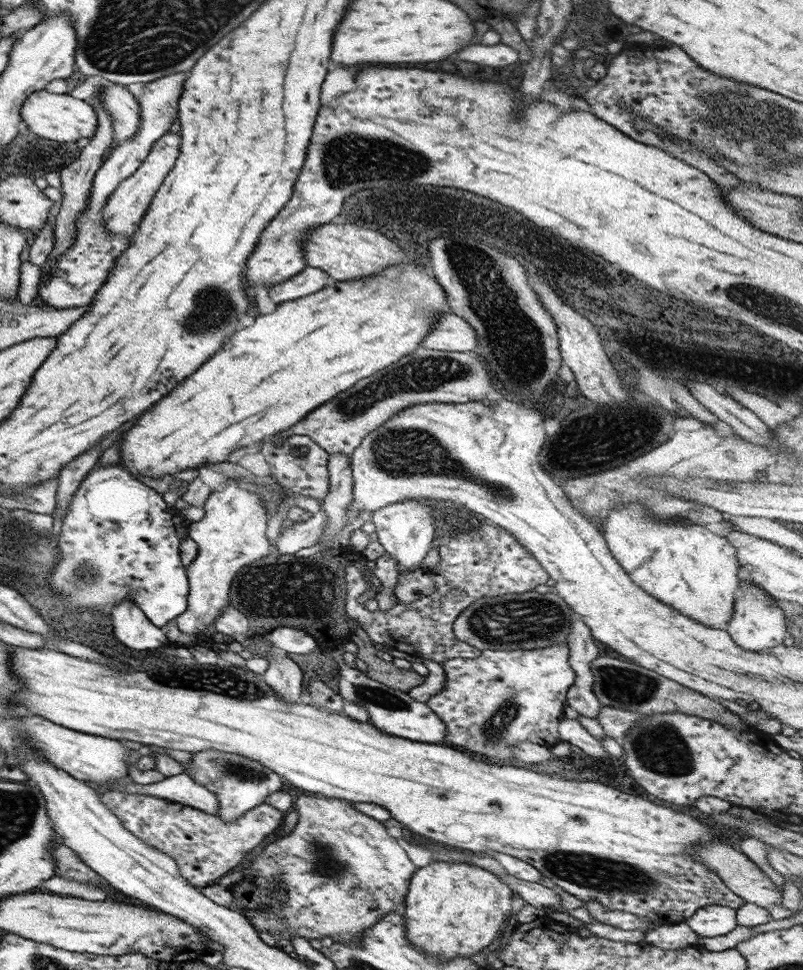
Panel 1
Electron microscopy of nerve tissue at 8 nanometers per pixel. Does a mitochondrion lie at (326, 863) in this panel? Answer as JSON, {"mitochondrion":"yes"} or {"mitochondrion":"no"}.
{"mitochondrion":"yes"}

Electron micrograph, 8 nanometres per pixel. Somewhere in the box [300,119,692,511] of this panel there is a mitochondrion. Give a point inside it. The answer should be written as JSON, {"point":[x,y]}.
{"point":[514,340]}

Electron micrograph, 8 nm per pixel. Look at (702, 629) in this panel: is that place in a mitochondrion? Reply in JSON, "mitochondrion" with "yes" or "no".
{"mitochondrion":"no"}

